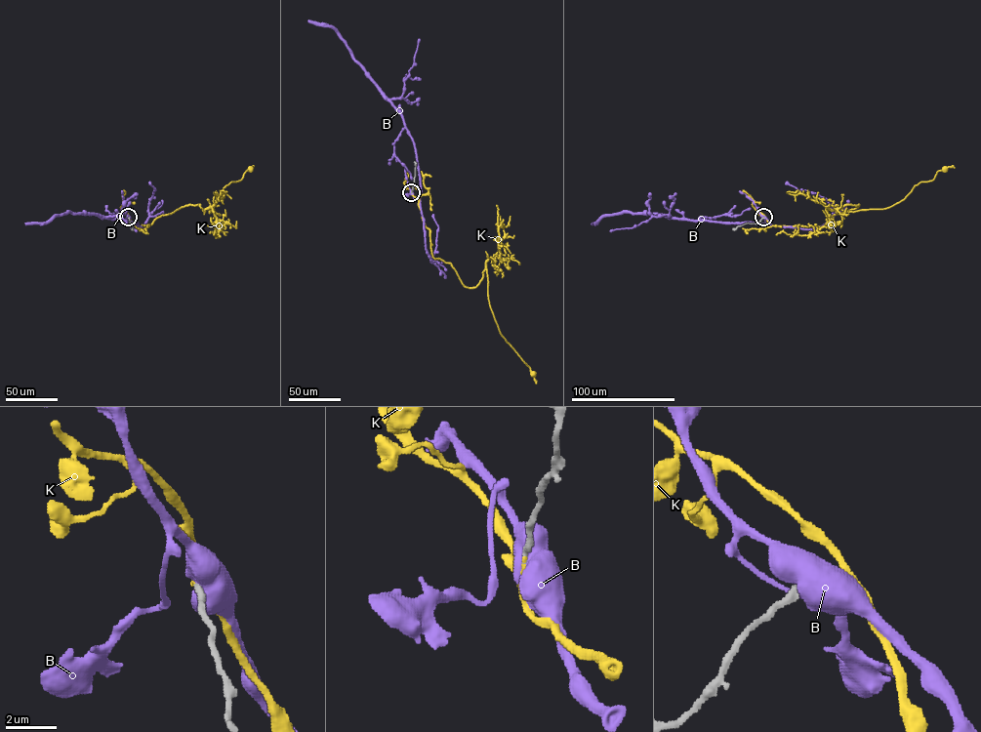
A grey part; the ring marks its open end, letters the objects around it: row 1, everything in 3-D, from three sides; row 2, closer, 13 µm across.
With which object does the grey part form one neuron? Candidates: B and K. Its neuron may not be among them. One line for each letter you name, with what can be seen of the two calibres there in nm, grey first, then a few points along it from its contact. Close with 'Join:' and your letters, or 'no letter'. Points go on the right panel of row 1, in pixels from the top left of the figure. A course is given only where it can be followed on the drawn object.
K: 240 nm thick on the grey side, 90 nm on the other; it runs (763, 217), (770, 226), (825, 226), (859, 205), (844, 204), (839, 209), (848, 212), (890, 207), (945, 169)
Join: K

